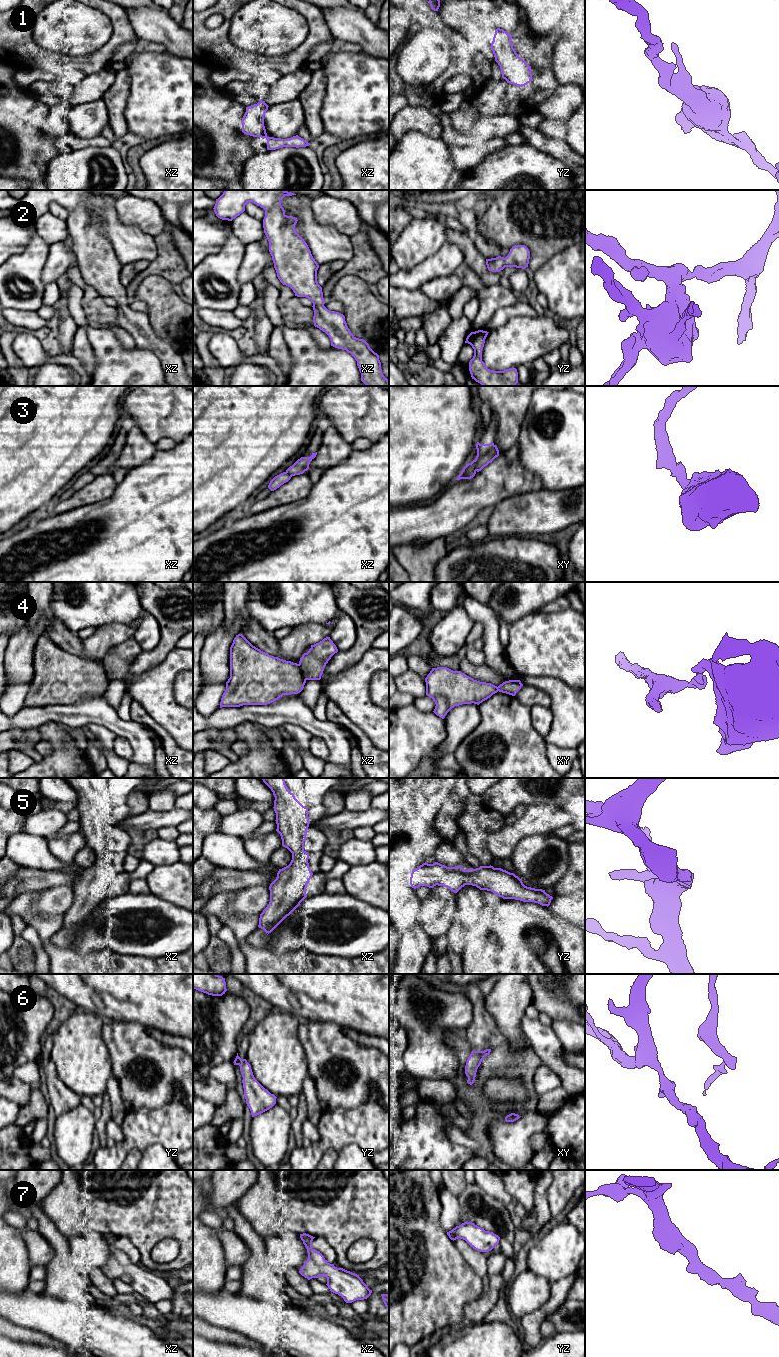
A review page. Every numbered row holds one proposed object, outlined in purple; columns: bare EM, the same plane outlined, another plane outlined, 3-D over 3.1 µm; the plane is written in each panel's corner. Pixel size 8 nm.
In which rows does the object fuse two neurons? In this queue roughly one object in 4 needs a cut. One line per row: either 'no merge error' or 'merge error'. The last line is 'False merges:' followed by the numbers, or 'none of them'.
1: no merge error
2: no merge error
3: merge error
4: merge error
5: no merge error
6: no merge error
7: no merge error
False merges: 3, 4

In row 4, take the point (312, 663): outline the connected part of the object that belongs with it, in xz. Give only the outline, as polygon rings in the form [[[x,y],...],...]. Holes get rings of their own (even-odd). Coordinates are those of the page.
[[[330,637],[311,645],[307,653],[300,658],[299,665],[306,680],[320,680],[324,668],[331,657],[338,652]]]

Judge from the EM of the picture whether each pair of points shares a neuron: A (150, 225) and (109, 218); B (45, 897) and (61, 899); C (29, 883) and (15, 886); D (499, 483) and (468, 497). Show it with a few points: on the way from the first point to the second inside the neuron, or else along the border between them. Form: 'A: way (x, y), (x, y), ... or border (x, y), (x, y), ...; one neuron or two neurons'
A: border (115, 200), (118, 218), (141, 230); two neurons
B: way (49, 899), (57, 899); one neuron
C: way (26, 883), (18, 883); one neuron
D: way (491, 485), (476, 494); one neuron

